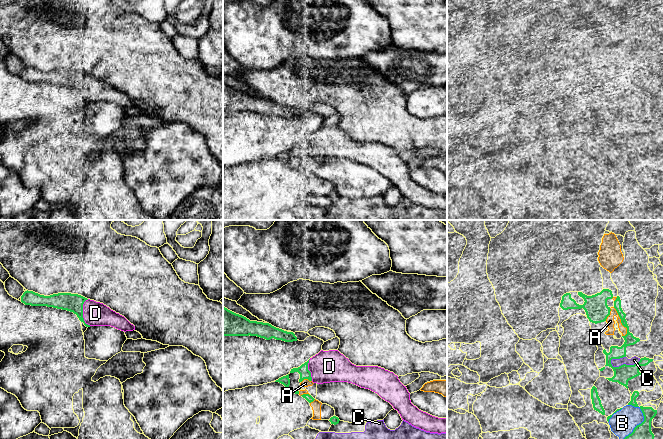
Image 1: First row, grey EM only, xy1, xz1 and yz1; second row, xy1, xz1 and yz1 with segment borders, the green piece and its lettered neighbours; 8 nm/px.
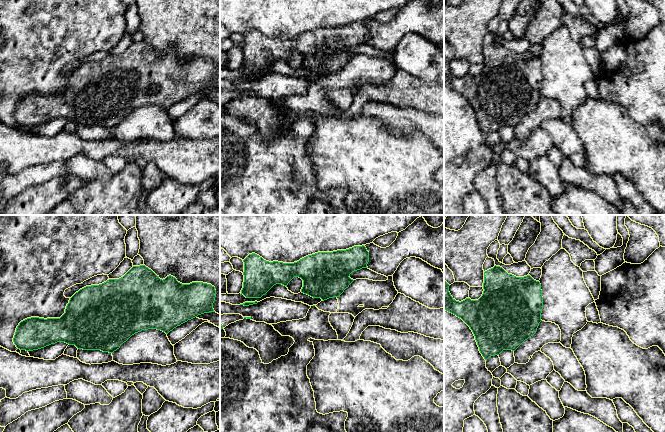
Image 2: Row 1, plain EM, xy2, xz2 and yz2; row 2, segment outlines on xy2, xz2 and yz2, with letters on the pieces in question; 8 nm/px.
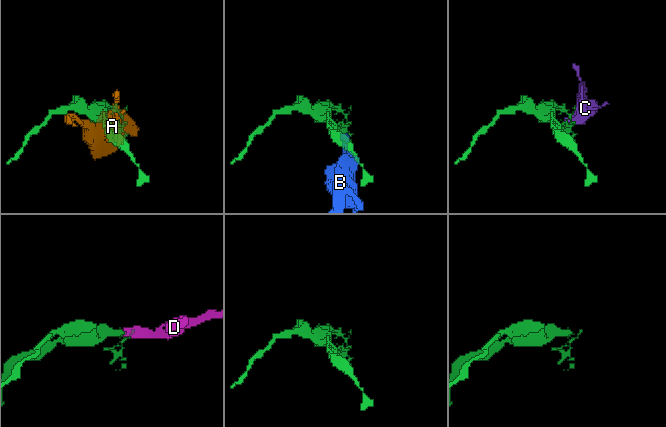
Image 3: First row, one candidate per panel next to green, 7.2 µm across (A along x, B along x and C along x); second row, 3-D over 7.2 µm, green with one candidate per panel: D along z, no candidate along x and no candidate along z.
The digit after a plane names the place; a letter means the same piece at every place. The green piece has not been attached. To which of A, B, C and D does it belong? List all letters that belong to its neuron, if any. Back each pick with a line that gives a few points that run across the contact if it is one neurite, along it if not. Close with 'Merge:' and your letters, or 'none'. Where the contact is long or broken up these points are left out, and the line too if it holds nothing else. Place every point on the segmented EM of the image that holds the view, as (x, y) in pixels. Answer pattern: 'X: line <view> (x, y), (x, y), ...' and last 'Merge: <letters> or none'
Merge: D

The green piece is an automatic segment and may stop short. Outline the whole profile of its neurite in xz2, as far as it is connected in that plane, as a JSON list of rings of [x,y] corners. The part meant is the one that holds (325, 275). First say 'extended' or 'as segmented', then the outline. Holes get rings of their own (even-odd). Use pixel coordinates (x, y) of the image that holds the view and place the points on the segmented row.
as segmented; [[[364,245],[354,246],[346,250],[333,252],[318,252],[308,255],[294,263],[278,261],[269,262],[259,255],[249,254],[244,260],[244,282],[241,294],[246,298],[261,298],[274,285],[282,284],[287,287],[294,278],[303,280],[301,292],[313,298],[321,298],[323,301],[333,297],[339,297],[354,281],[349,276],[352,272],[362,268],[368,268],[369,252]]]

